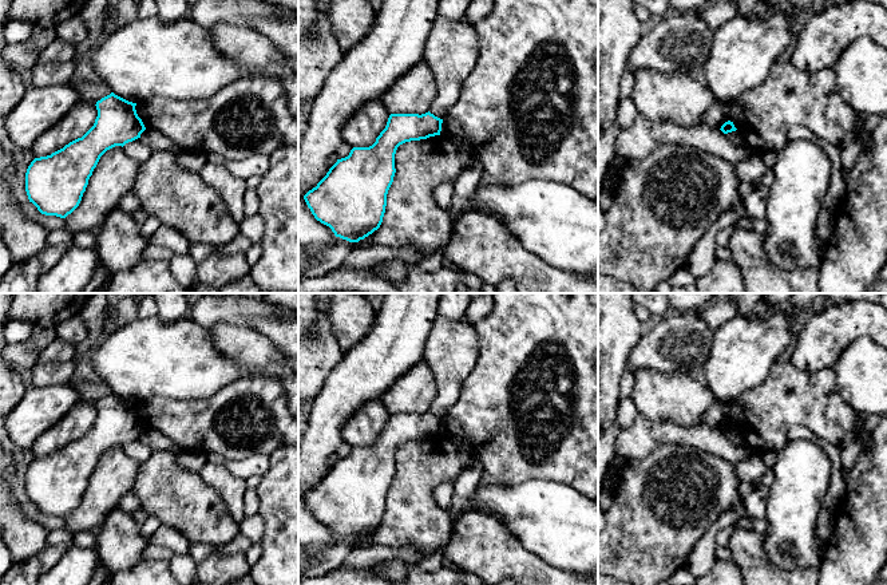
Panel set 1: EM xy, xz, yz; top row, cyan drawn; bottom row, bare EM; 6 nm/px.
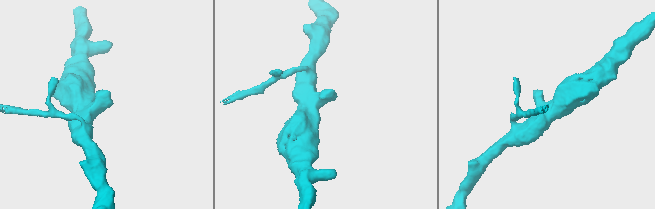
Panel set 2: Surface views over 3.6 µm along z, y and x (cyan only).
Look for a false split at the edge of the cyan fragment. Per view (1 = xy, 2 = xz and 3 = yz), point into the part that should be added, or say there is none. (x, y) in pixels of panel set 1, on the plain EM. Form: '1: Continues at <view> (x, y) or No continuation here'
1: No continuation here
2: No continuation here
3: No continuation here

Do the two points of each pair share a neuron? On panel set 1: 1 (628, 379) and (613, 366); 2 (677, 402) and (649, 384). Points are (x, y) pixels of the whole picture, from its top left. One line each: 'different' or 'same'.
1: different
2: same

